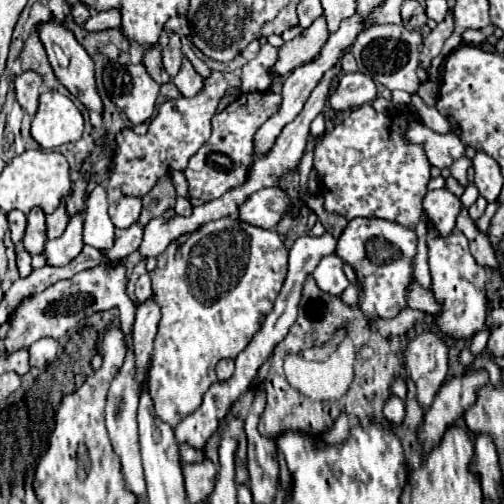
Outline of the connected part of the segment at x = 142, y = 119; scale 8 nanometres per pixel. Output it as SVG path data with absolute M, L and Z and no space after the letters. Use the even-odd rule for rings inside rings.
M122 51L120 57L116 61L108 61L104 67L104 85L106 85L106 93L112 99L112 103L126 113L126 117L138 125L138 123L146 123L152 113L154 113L154 105L158 99L160 85L148 75L148 71L144 69L142 63L132 63L128 51Z

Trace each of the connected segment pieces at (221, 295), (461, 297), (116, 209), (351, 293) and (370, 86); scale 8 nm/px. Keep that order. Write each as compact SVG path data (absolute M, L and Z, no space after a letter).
M222 217L204 225L184 245L170 243L164 253L158 255L158 265L150 271L154 297L162 309L158 333L152 351L150 367L150 395L160 419L176 427L186 415L200 407L206 389L218 381L214 367L224 357L236 357L256 335L264 317L272 311L272 305L280 293L286 277L288 249L276 231L266 231L236 217Z
M428 227L428 261L432 275L432 293L442 305L440 313L434 315L434 325L438 333L448 339L472 339L476 333L484 331L490 303L486 299L486 271L476 263L468 249L468 239L464 233L454 231L446 237L438 237L434 227Z
M122 197L116 205L114 203L110 205L108 215L110 215L114 227L128 229L130 225L134 225L138 221L140 209L142 209L142 201L138 197Z
M352 283L344 293L342 293L342 301L348 305L358 305L360 303L360 287L356 283Z
M346 73L340 77L338 89L330 95L330 107L336 113L344 113L352 107L372 103L376 99L376 85L362 73Z

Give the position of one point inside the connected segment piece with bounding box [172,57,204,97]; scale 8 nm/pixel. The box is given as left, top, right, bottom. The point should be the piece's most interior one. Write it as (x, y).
(188, 81)

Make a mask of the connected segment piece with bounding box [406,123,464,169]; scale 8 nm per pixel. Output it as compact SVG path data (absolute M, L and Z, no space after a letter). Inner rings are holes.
M420 123L408 125L406 139L412 143L424 145L428 161L438 169L450 167L456 159L460 159L464 155L464 147L462 147L462 141L458 139L458 135L454 135L454 133L440 135Z

